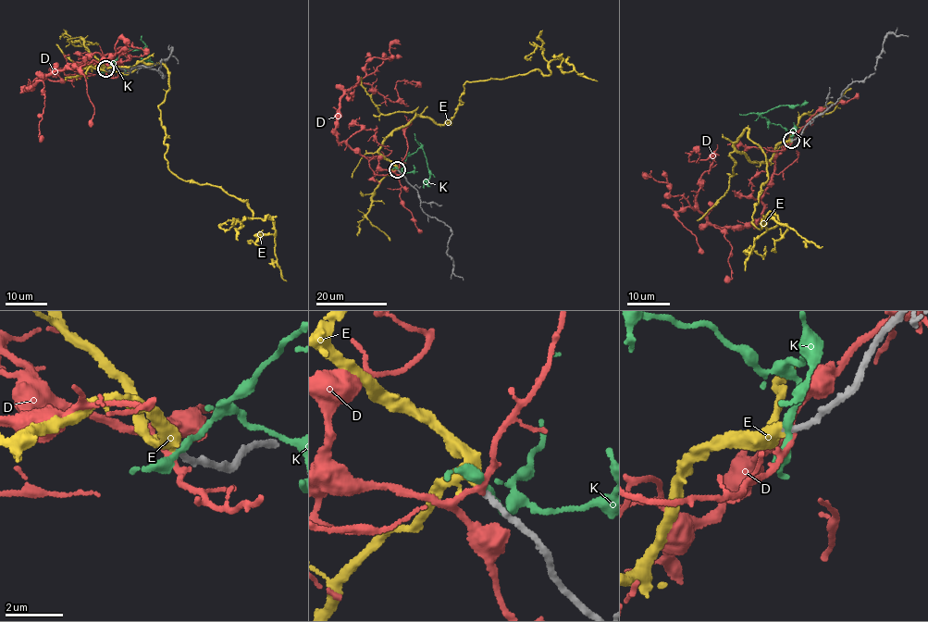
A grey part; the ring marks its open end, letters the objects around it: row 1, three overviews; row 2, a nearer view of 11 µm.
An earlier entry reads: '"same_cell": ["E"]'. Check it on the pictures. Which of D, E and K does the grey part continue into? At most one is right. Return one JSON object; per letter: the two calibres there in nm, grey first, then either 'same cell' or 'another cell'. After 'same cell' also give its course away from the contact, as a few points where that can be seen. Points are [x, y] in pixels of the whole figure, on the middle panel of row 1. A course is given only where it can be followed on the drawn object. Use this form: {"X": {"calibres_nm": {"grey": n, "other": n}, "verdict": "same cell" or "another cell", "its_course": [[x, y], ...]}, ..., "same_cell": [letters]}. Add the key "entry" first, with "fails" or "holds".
{"entry": "holds", "D": {"calibres_nm": {"grey": 240, "other": 170}, "verdict": "another cell"}, "E": {"calibres_nm": {"grey": 220, "other": 340}, "verdict": "same cell", "its_course": [[398, 169], [378, 150], [384, 141], [416, 116], [451, 125], [466, 80], [548, 75], [556, 58], [597, 81]]}, "K": {"calibres_nm": {"grey": 220, "other": 240}, "verdict": "another cell"}, "same_cell": ["E"]}

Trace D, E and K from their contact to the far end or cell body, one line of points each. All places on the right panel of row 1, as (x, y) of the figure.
D: (792, 141), (773, 160), (753, 225), (709, 222), (696, 198), (712, 158), (689, 161), (692, 151), (696, 163)
E: (791, 140), (768, 161), (735, 143), (746, 128), (764, 154), (751, 224), (769, 212), (768, 229), (822, 247)
K: (792, 140), (792, 132), (770, 123), (761, 115), (781, 105), (801, 105), (805, 101)

